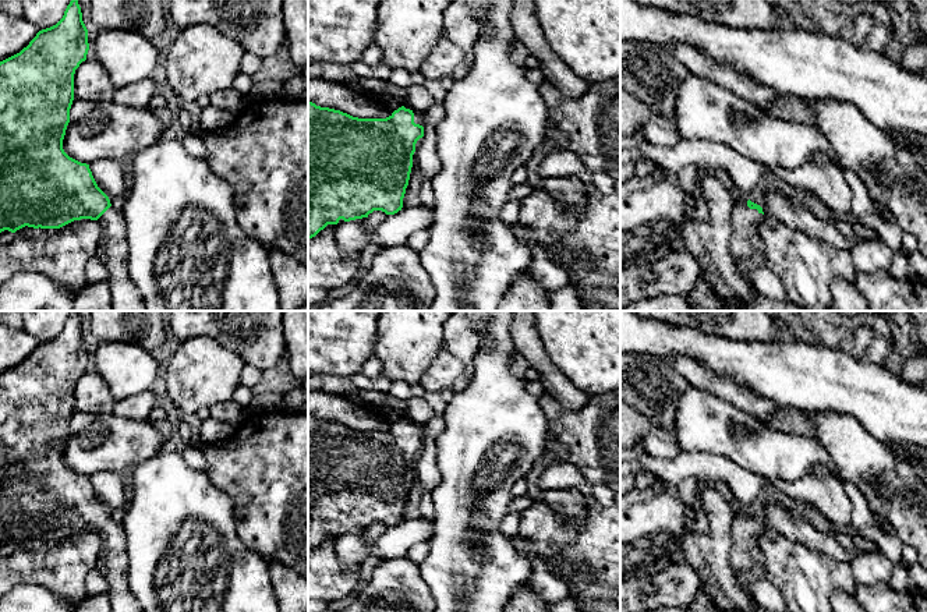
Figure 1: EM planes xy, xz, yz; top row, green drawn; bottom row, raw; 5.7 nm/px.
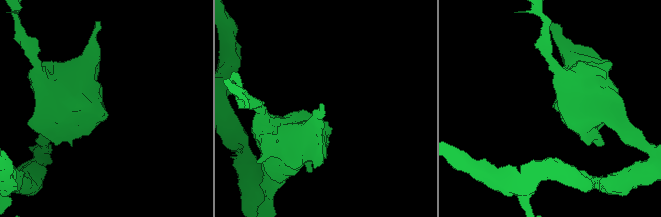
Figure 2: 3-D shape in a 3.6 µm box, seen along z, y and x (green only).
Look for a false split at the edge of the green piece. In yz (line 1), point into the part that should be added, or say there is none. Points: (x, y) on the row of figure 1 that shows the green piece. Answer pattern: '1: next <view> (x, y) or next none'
1: next yz (746, 247)

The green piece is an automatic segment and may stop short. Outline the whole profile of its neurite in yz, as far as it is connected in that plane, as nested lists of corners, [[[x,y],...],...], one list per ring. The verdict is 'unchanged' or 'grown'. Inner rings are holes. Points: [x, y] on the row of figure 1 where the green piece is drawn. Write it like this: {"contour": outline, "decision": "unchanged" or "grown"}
{"contour": [[[750,199],[733,204],[728,223],[730,229],[729,251],[735,259],[739,275],[747,280],[753,290],[750,273],[765,266],[765,251],[758,229],[765,219],[763,208]]], "decision": "grown"}

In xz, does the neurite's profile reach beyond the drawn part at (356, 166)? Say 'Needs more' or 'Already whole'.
Needs more

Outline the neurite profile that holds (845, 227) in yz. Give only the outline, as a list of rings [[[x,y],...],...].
[[[841,219],[841,220],[835,222],[834,226],[848,240],[855,240],[856,238],[855,226],[850,222],[848,222],[846,219]]]

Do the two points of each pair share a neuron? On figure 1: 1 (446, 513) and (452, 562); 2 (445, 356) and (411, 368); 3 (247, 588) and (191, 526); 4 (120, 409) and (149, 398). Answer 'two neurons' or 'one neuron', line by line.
1: one neuron
2: two neurons
3: one neuron
4: one neuron

